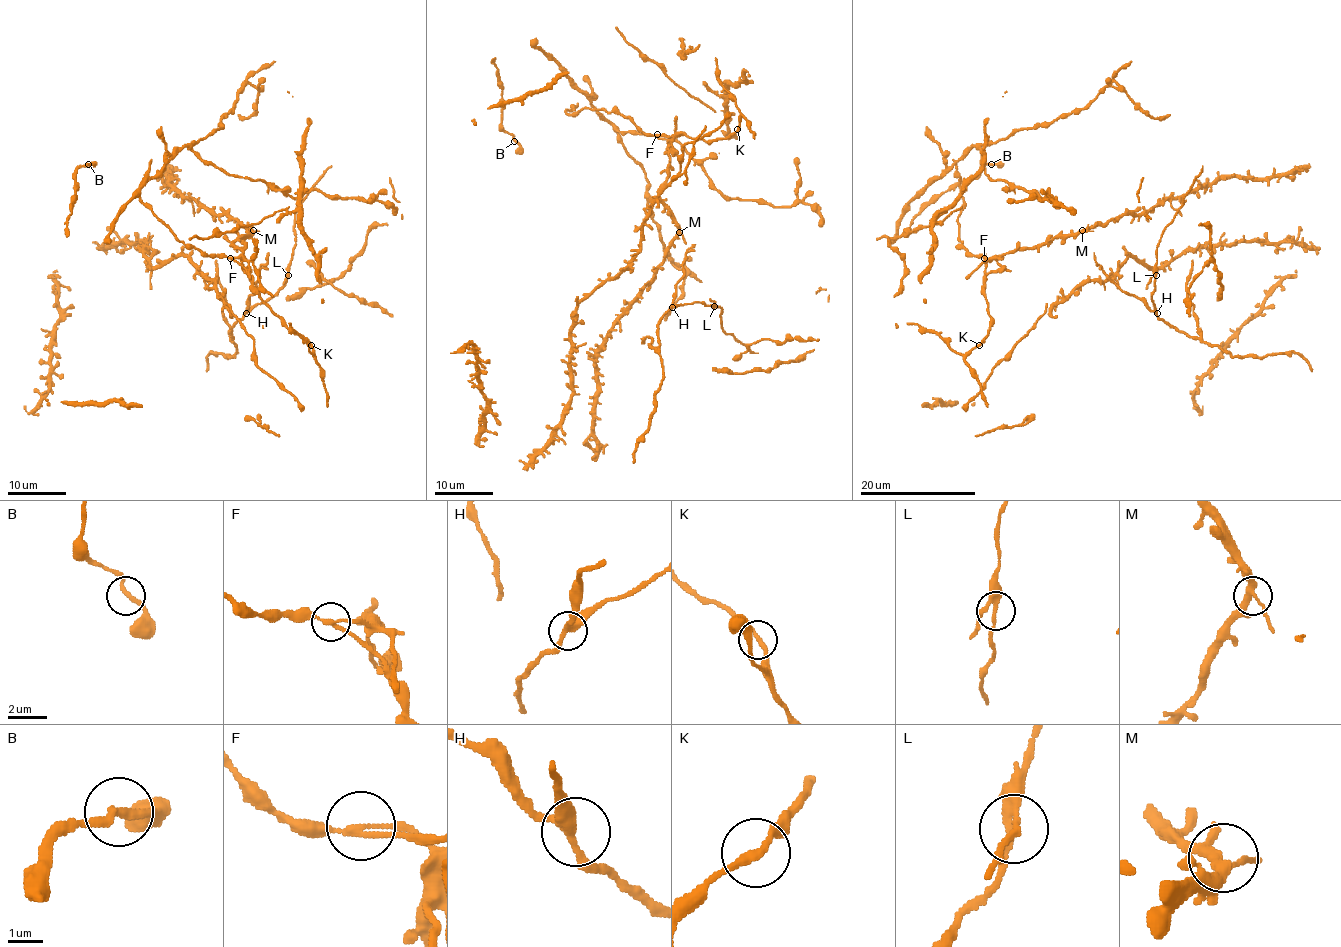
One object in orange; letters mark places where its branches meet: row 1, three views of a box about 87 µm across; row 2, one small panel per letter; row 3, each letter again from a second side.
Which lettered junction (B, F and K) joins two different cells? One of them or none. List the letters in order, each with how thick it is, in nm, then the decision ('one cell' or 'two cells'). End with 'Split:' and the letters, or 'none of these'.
B: 220 nm | one cell
F: 170 nm | two cells
K: 200 nm | one cell
Split: F

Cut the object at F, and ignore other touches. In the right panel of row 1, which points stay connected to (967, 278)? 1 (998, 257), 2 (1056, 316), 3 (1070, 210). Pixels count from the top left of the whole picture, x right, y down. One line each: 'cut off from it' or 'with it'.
1: with it
2: with it
3: cut off from it

